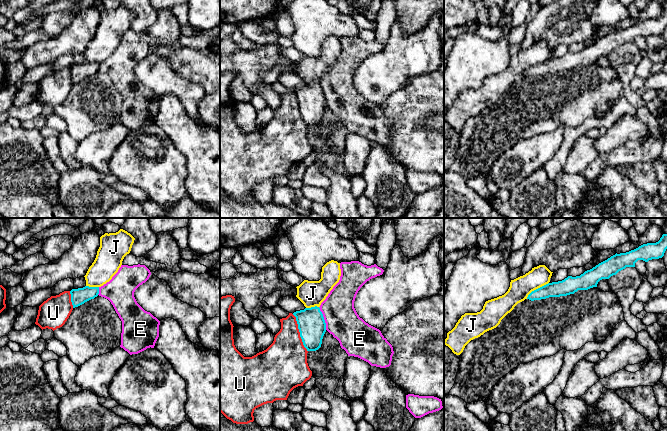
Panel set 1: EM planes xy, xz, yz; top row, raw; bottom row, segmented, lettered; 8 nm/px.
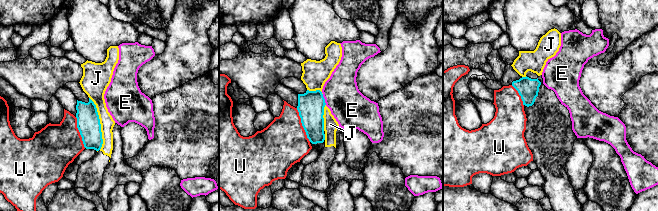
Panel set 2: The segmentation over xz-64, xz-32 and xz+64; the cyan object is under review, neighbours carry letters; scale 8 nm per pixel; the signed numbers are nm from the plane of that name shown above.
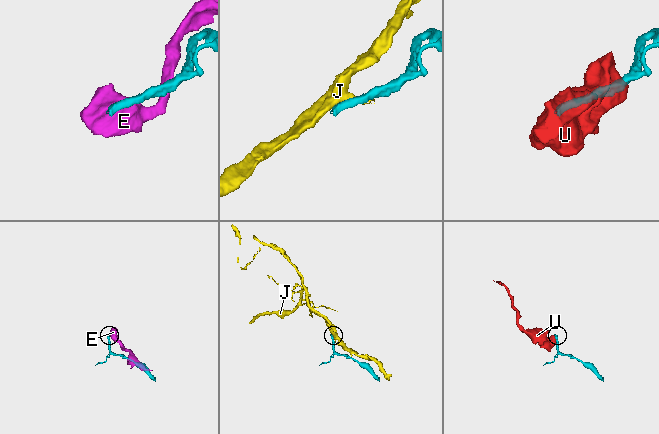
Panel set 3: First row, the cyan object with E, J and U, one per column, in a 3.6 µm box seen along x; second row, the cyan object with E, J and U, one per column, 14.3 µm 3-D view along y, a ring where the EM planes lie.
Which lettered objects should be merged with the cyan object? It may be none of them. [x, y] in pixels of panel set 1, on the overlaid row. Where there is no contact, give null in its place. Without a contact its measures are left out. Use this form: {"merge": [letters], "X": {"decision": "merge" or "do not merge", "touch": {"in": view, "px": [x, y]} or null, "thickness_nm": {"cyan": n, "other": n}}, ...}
{"merge": [], "E": {"decision": "do not merge", "touch": {"in": "xz", "px": [323, 318]}, "thickness_nm": {"cyan": 220, "other": 280}}, "J": {"decision": "do not merge", "touch": {"in": "yz", "px": [536, 289]}, "thickness_nm": {"cyan": 130, "other": 170}}, "U": {"decision": "do not merge", "touch": {"in": "xz", "px": [300, 333]}, "thickness_nm": {"cyan": 220, "other": 360}}}

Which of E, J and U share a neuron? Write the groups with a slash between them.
E / J / U

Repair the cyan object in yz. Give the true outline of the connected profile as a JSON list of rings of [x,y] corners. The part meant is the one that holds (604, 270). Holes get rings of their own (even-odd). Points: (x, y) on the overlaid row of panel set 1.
[[[663,234],[656,243],[647,243],[626,253],[615,254],[607,260],[599,263],[580,276],[568,276],[562,281],[548,283],[532,291],[527,299],[541,300],[549,297],[560,297],[574,294],[578,290],[588,290],[597,287],[602,279],[609,279],[626,267],[635,267],[638,260],[648,262],[664,256],[667,249],[667,234]]]

